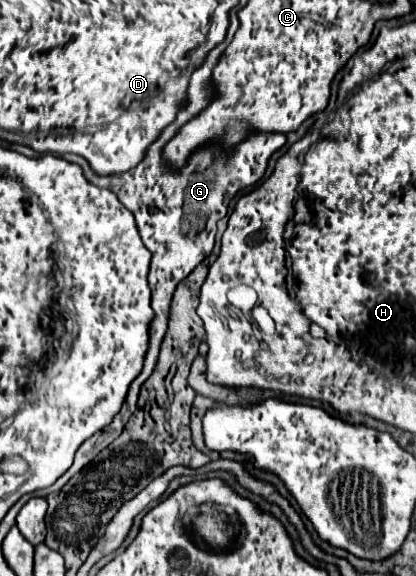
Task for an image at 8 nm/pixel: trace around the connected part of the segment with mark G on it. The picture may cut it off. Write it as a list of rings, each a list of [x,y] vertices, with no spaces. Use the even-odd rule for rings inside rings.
[[[218,44],[208,54],[204,64],[192,74],[190,86],[188,86],[188,100],[190,100],[188,108],[182,110],[178,114],[178,118],[170,126],[164,128],[164,132],[158,136],[158,140],[148,148],[146,158],[130,172],[122,172],[122,174],[114,174],[114,176],[96,176],[90,170],[88,162],[84,162],[84,158],[74,156],[74,154],[64,154],[64,158],[68,162],[78,164],[84,170],[84,176],[88,182],[92,182],[94,186],[104,186],[104,188],[114,190],[118,200],[134,214],[140,238],[142,238],[144,246],[152,252],[148,284],[152,290],[152,310],[156,312],[156,316],[152,318],[152,324],[148,328],[150,330],[148,356],[144,358],[142,374],[140,374],[140,378],[136,378],[130,384],[128,400],[124,400],[124,408],[120,408],[120,412],[114,416],[114,422],[108,428],[104,428],[104,432],[98,432],[96,436],[92,436],[80,444],[80,448],[76,450],[76,456],[74,456],[74,464],[50,486],[50,492],[60,490],[76,472],[80,472],[84,466],[88,466],[112,440],[116,440],[120,436],[124,424],[136,410],[136,398],[138,398],[140,384],[154,370],[154,364],[158,358],[158,348],[160,348],[160,342],[166,332],[168,306],[170,306],[176,284],[182,278],[186,278],[212,252],[216,222],[226,216],[230,200],[242,188],[256,184],[264,176],[268,158],[272,156],[272,152],[276,152],[286,142],[286,136],[280,132],[252,132],[252,136],[248,136],[248,140],[244,140],[244,144],[240,144],[240,148],[236,148],[236,152],[232,152],[232,160],[224,160],[224,156],[220,156],[220,152],[216,152],[216,148],[204,148],[204,152],[196,152],[196,156],[192,156],[192,160],[188,160],[188,168],[184,168],[184,172],[164,172],[164,168],[160,168],[160,148],[164,148],[164,144],[168,144],[168,140],[172,140],[172,136],[176,136],[176,128],[180,128],[180,124],[186,124],[188,120],[192,120],[192,116],[196,116],[196,112],[200,112],[200,108],[204,108],[204,104],[208,104],[208,92],[204,92],[204,84],[208,84],[208,76],[212,76],[212,68],[216,66],[216,60],[220,60],[220,52],[224,52],[226,46],[228,44]]]

